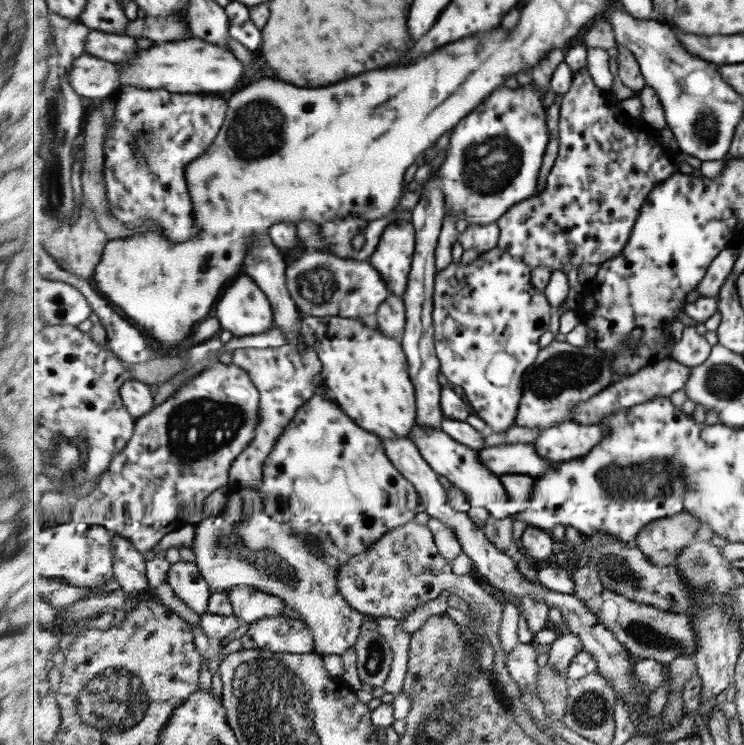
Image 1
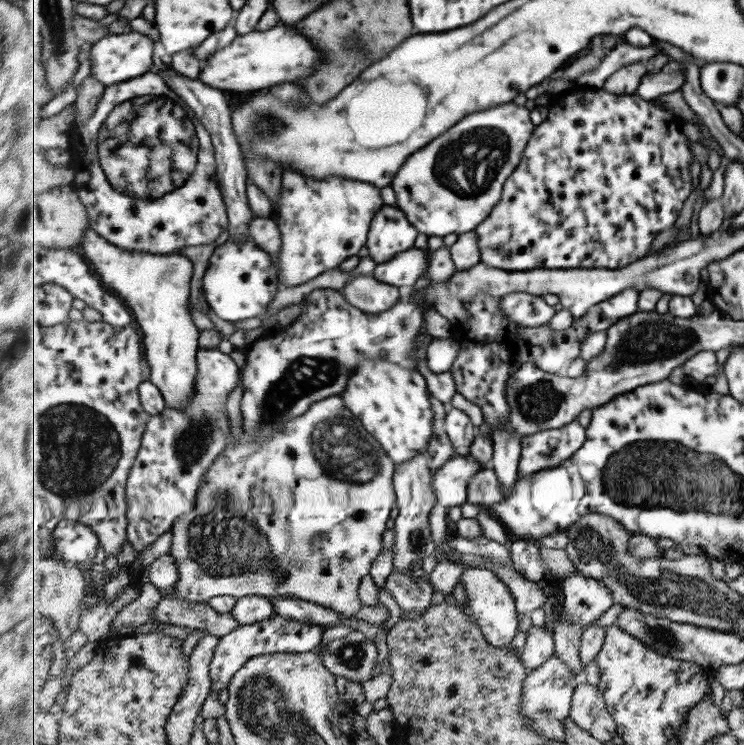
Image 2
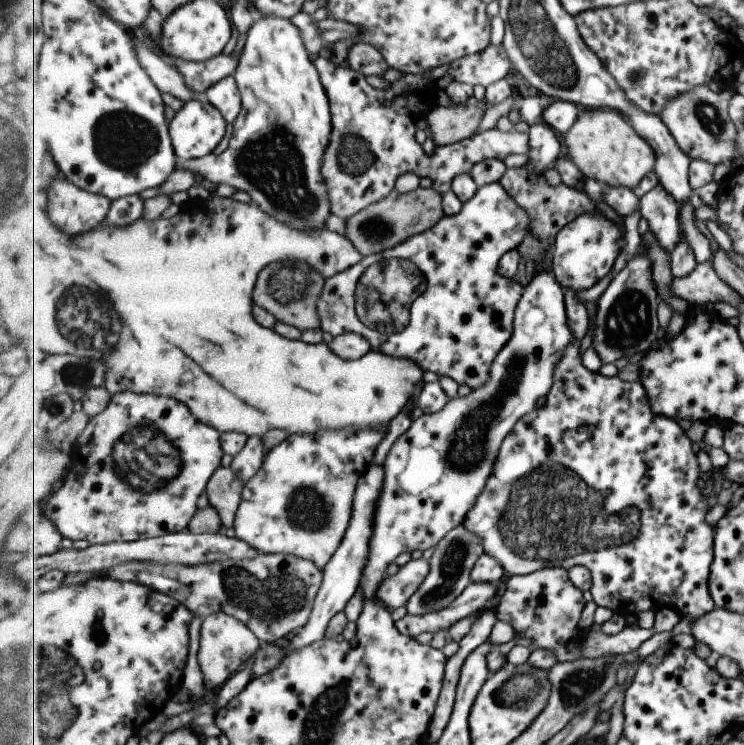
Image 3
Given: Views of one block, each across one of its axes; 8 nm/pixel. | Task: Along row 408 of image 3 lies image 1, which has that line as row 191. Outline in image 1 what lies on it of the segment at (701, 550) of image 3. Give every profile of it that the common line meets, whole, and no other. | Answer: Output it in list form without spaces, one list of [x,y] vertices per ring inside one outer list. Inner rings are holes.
[[[588,69],[574,73],[573,85],[563,95],[558,130],[559,158],[547,176],[546,185],[531,198],[511,207],[497,222],[500,228],[498,247],[525,260],[533,269],[546,266],[549,270],[561,271],[567,264],[576,268],[585,264],[602,265],[625,250],[642,206],[651,191],[678,170],[680,157],[662,144],[663,130],[656,129],[642,118],[635,120],[627,114],[619,118],[619,107],[609,106],[605,91],[595,85]]]

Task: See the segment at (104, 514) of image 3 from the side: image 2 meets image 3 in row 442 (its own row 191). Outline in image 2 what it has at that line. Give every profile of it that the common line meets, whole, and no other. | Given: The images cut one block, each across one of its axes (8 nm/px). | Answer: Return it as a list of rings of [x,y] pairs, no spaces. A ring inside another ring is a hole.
[[[155,70],[133,80],[107,87],[89,120],[79,118],[75,104],[70,136],[72,142],[69,151],[74,161],[71,161],[69,166],[76,174],[74,188],[90,213],[91,228],[111,241],[111,244],[135,252],[167,255],[179,252],[185,246],[213,244],[223,231],[230,227],[228,206],[218,181],[218,164],[212,136],[198,119],[196,112],[165,84],[163,76],[159,76]],[[105,145],[107,149],[118,145],[113,151],[118,157],[112,159],[112,162],[110,159],[103,159],[103,154],[107,152],[103,148]]]

